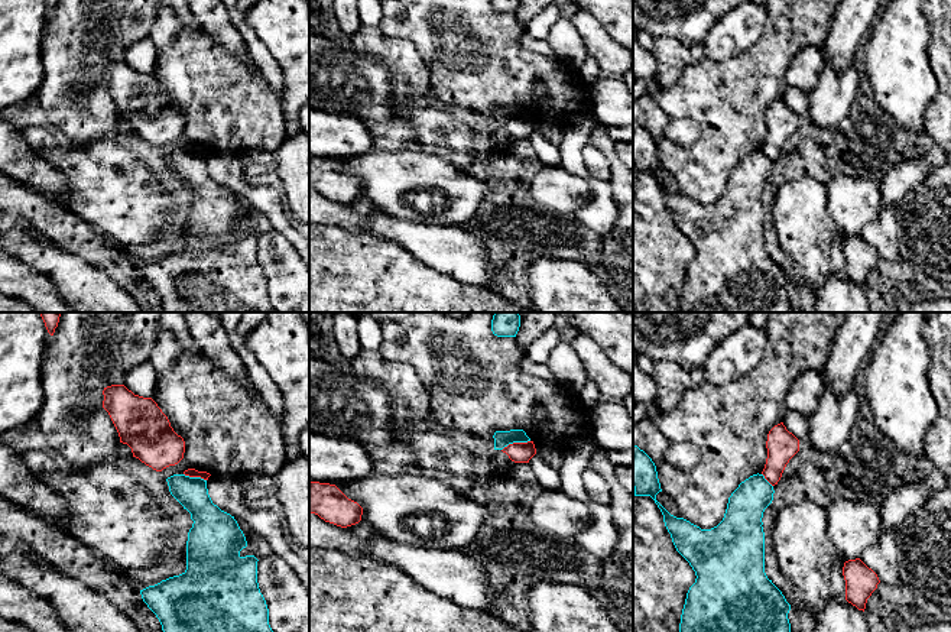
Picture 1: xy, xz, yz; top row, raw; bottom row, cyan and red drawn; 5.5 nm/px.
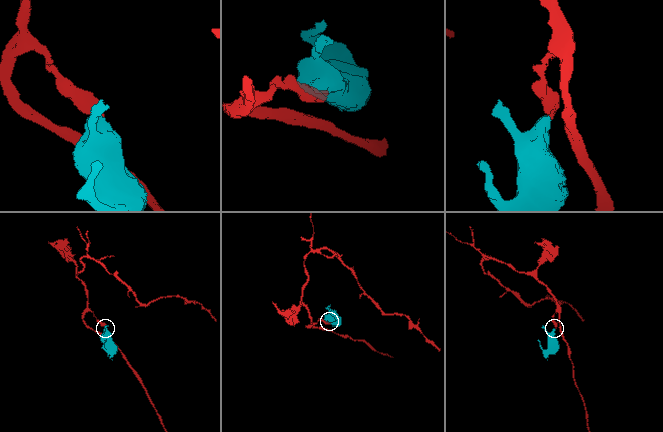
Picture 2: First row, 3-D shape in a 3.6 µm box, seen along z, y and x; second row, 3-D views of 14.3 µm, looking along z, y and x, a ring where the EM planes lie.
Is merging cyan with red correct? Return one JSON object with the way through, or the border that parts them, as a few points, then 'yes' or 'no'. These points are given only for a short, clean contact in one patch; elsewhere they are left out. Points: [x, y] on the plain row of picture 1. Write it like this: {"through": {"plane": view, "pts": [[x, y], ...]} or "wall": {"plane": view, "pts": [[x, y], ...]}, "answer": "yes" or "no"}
{"wall": {"plane": "xz", "pts": [[529, 116], [509, 119], [502, 126]]}, "answer": "no"}

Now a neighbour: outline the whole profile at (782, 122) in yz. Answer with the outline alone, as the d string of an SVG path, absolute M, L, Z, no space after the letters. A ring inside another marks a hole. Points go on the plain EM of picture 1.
M780 98L769 107L766 124L767 134L762 150L775 162L789 136L799 127L799 116Z

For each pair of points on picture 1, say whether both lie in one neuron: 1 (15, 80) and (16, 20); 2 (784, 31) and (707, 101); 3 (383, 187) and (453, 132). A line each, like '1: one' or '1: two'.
1: one
2: one
3: two

